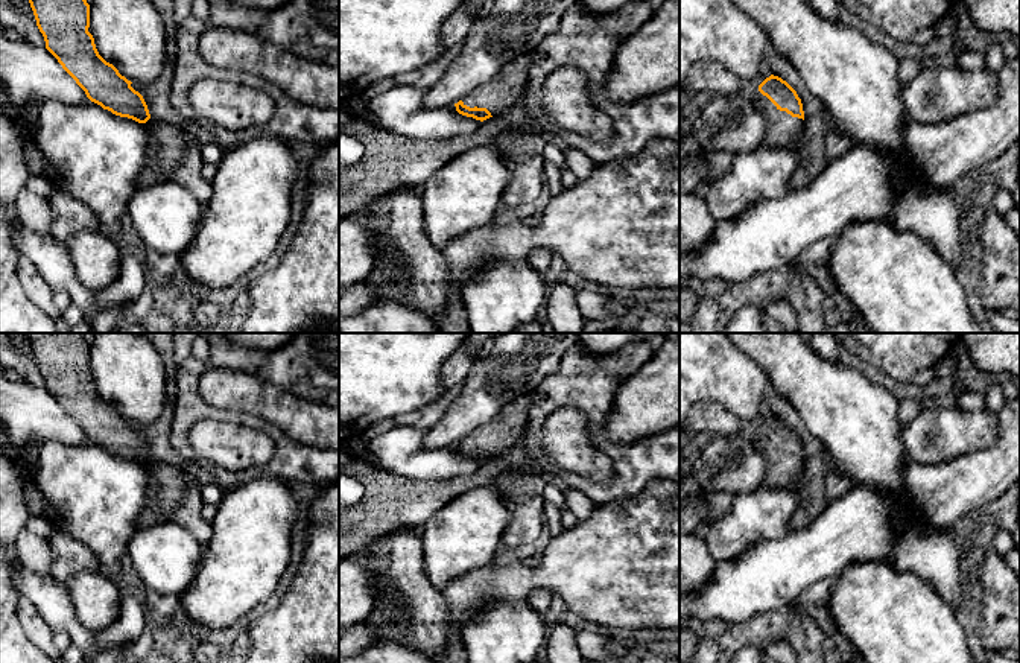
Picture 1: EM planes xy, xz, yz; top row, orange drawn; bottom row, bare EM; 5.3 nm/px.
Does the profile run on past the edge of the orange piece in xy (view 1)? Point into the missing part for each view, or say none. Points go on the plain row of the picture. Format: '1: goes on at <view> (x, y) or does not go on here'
1: does not go on here

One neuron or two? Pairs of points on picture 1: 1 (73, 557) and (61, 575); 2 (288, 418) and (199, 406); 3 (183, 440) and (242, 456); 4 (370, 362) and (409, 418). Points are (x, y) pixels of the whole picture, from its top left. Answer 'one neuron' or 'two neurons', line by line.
1: one neuron
2: two neurons
3: two neurons
4: two neurons

